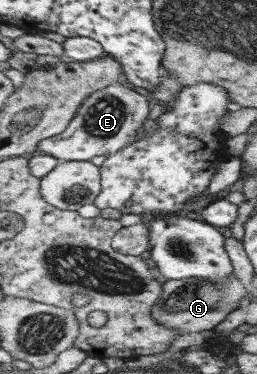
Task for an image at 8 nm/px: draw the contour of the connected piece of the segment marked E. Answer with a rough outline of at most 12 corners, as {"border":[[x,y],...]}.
{"border":[[123,81],[90,94],[39,150],[67,160],[136,142],[151,106]]}

